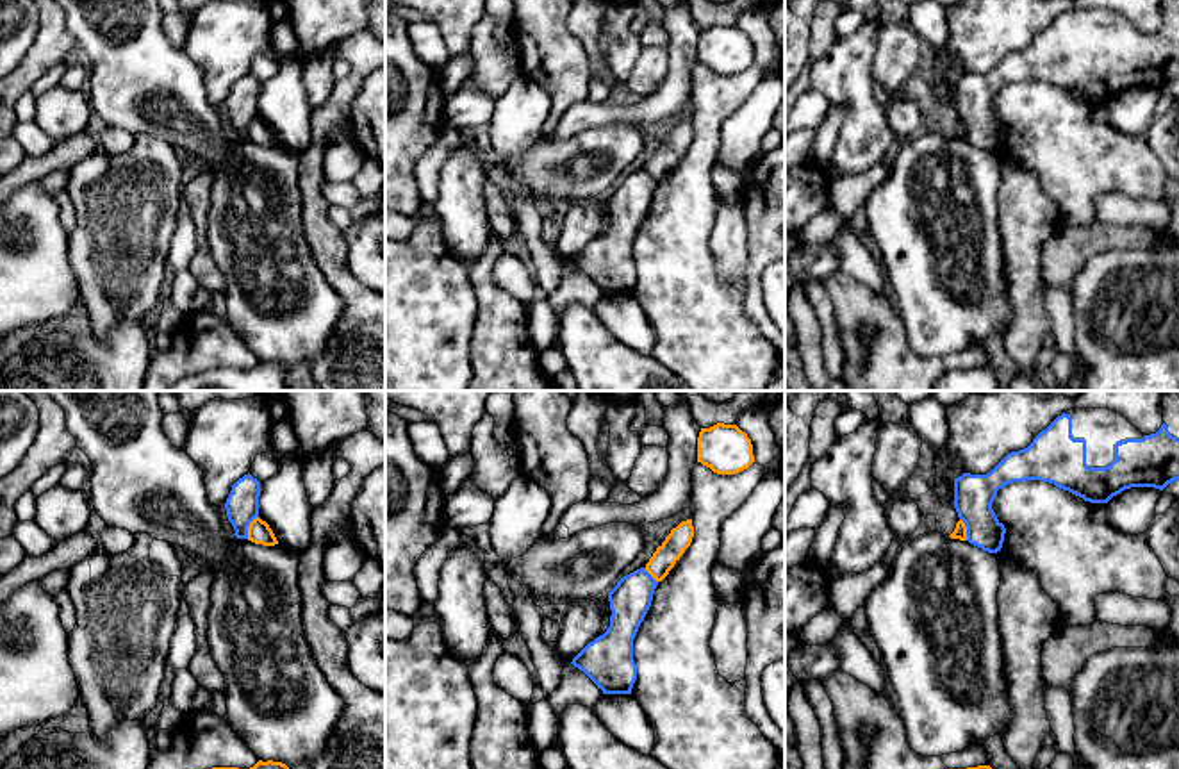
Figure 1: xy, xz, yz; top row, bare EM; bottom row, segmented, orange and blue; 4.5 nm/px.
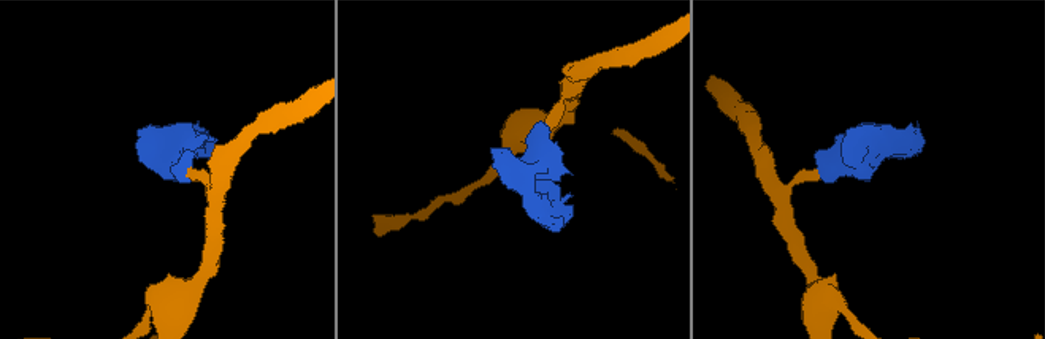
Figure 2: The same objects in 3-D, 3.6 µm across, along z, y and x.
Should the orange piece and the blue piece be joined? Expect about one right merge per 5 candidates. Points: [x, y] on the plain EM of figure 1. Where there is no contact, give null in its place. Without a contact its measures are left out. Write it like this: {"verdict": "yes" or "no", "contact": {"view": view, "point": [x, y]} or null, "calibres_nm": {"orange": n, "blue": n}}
{"verdict": "no", "contact": {"view": "xy", "point": [248, 127]}, "calibres_nm": {"orange": 110, "blue": 150}}

